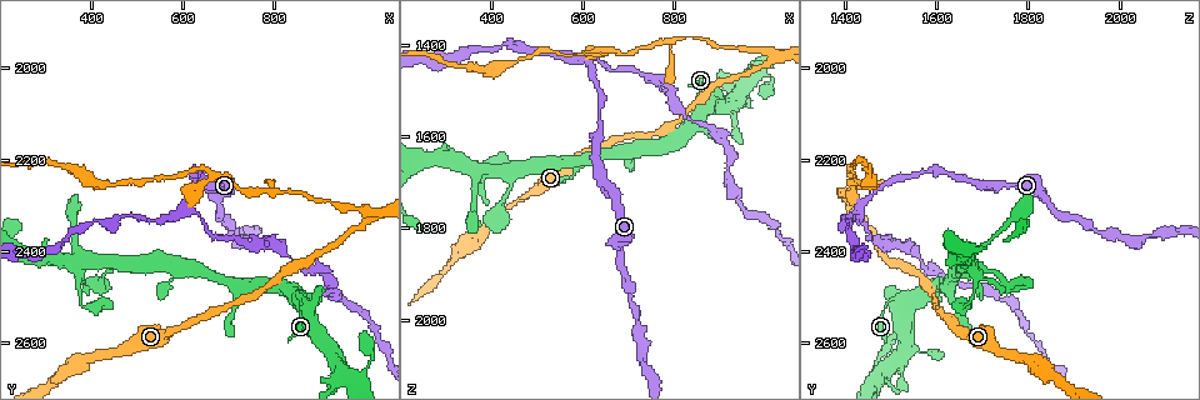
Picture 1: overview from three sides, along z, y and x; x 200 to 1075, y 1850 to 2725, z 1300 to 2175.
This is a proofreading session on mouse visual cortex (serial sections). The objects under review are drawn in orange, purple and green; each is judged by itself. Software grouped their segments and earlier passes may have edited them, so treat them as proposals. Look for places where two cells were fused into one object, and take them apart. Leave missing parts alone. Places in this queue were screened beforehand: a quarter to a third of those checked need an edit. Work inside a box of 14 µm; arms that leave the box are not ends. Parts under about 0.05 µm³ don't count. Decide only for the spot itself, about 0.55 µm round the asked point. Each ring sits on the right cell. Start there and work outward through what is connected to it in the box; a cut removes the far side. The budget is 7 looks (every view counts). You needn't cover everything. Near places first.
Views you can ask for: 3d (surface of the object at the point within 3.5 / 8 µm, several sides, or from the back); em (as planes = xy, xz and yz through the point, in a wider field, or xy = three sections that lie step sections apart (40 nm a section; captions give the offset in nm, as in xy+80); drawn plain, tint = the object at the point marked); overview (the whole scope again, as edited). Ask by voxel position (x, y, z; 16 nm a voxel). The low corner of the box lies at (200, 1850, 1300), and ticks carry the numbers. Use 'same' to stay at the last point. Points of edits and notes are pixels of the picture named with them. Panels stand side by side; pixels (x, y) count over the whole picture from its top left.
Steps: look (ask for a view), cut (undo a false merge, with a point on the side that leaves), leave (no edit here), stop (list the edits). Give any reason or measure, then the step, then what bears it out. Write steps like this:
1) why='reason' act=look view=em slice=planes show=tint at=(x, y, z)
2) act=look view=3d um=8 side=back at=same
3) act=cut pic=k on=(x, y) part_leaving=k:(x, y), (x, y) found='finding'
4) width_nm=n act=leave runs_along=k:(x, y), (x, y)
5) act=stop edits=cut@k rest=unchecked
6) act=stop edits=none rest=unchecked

why='three-way junction' act=look view=3d um=8 at=(620, 2295, 1440)

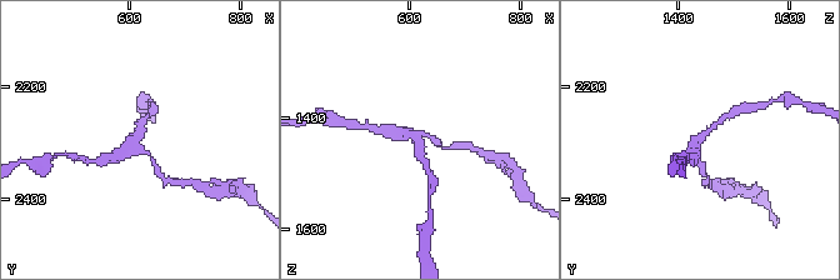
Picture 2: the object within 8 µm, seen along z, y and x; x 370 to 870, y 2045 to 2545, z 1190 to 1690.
arms=3 arm_widths_nm=150,200,350 why='need the tissue' act=look view=em slice=xy step=5 show=tint at=(615, 2295, 1435)

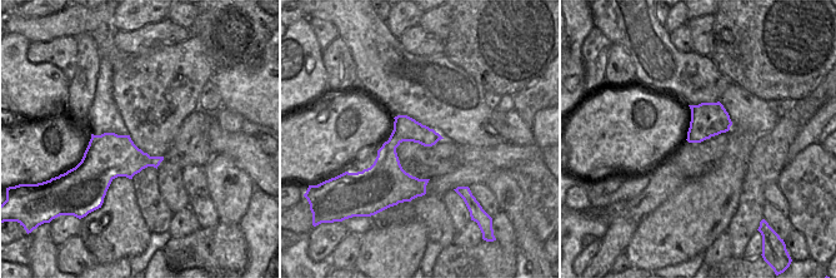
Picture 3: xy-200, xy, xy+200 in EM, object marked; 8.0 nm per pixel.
width_nm=200 act=leave runs_along=2:(724, 118), (693, 143), (700, 164) found='one cell here'

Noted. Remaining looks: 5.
why='abrupt turn' act=look view=3d um=3.5 at=(925, 2470, 1635)

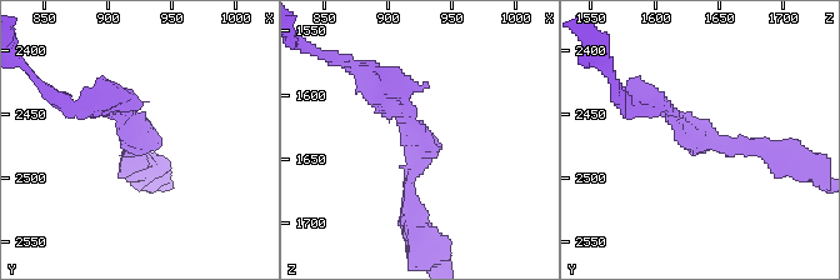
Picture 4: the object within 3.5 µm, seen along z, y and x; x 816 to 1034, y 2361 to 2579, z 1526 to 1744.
arm_widths_nm=150,200 why='need the tissue' act=look view=em slice=xy step=1 show=tint at=(926, 2472, 1632)

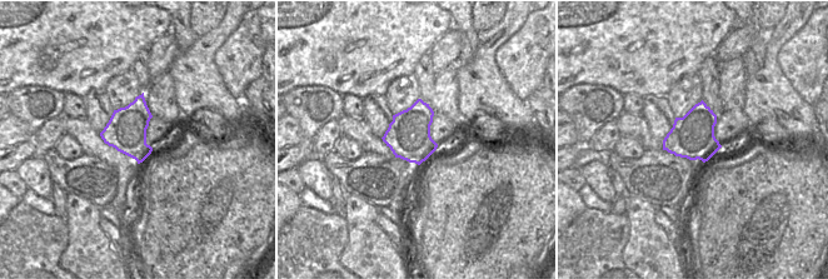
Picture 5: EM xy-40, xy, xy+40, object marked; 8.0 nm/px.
act=leave runs_along=4:(650, 108), (775, 165) found='one cell here'

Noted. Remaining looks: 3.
act=look view=3d um=3.5 at=(1015, 2330, 1430)

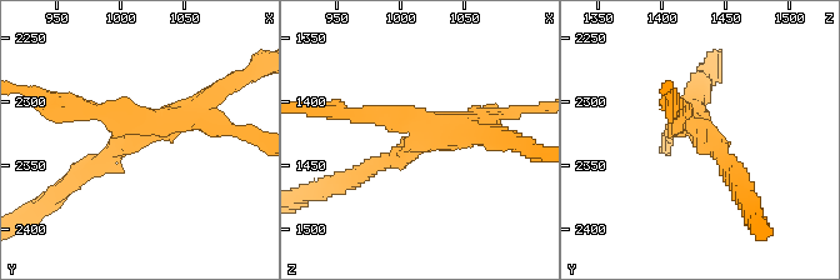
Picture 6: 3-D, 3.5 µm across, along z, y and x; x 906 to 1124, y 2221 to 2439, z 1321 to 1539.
arms=3 arm_widths_nm=200,250,300 act=look view=em slice=xy step=1 show=tint at=(1012, 2324, 1430)

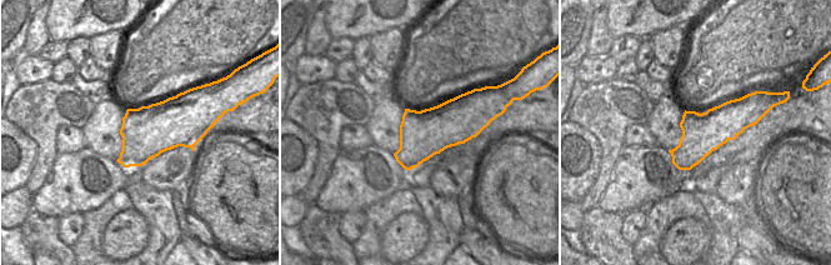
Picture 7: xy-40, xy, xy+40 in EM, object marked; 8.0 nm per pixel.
act=cut pic=6 on=(94, 110) part_leaving=6:(135, 123), (35, 91) found='two cells meet here'

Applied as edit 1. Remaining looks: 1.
act=stop edits=cut@6 rest=unchecked

